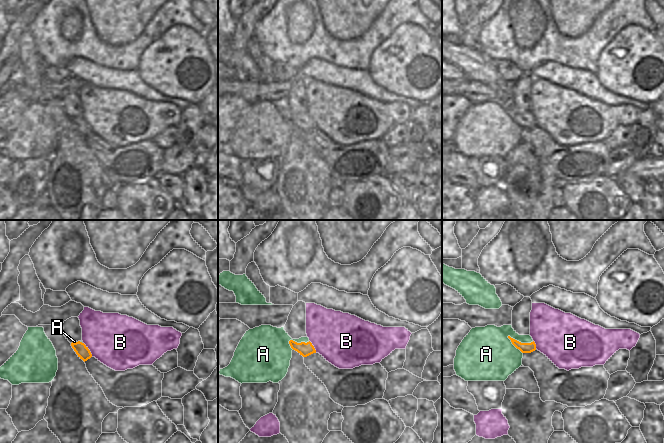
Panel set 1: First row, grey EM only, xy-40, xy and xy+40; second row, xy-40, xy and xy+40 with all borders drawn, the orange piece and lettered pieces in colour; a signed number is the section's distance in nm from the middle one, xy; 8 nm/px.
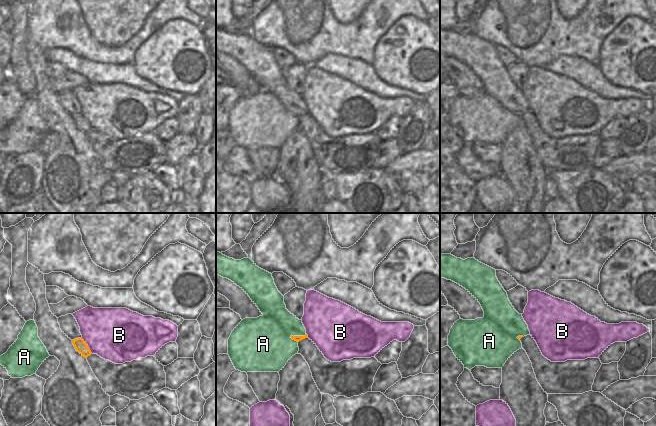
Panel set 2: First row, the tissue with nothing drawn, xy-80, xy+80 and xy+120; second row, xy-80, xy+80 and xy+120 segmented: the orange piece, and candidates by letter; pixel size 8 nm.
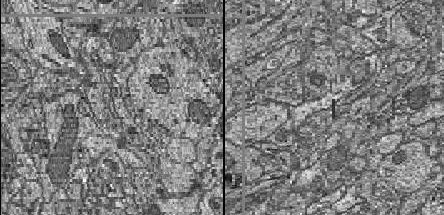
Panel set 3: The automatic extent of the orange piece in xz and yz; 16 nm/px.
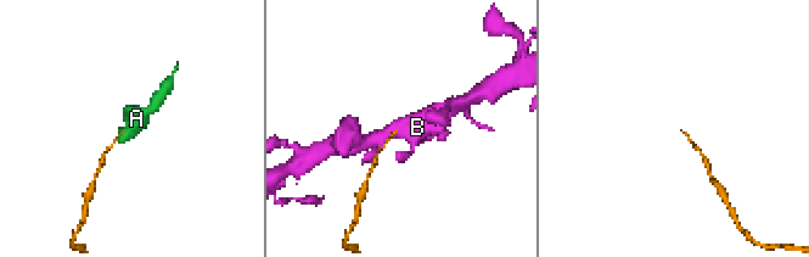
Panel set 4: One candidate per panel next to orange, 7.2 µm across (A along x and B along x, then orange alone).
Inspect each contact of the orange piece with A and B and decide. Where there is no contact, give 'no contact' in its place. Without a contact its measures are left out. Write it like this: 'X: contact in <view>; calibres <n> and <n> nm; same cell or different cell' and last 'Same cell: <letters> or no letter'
A: contact in xy+40; calibres 80 and 380 nm; same cell
B: contact in xy-40; calibres 100 and 440 nm; different cell
Same cell: A

